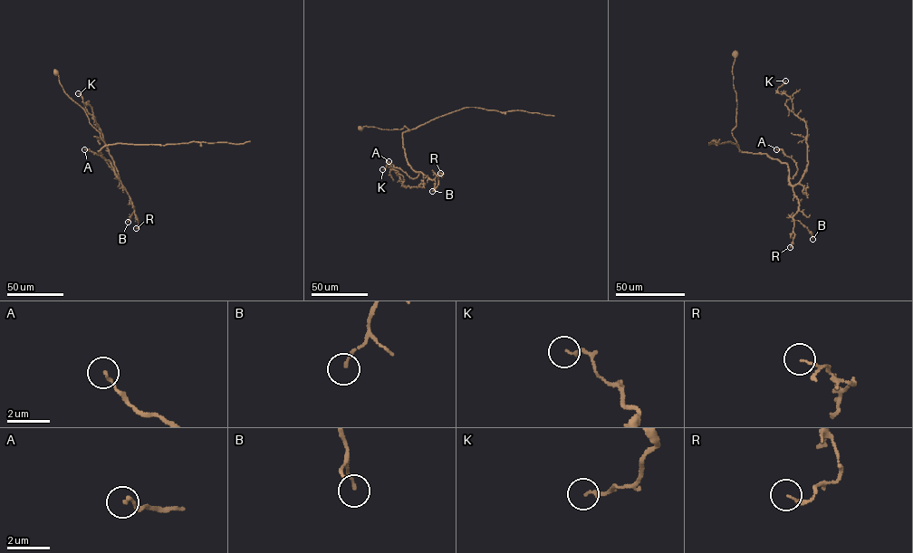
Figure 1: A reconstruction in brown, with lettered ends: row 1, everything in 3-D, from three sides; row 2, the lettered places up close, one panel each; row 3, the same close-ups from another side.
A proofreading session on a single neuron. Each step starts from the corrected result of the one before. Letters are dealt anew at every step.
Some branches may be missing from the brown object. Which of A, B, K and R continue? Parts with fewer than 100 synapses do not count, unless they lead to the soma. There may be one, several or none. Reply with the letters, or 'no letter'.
no letter

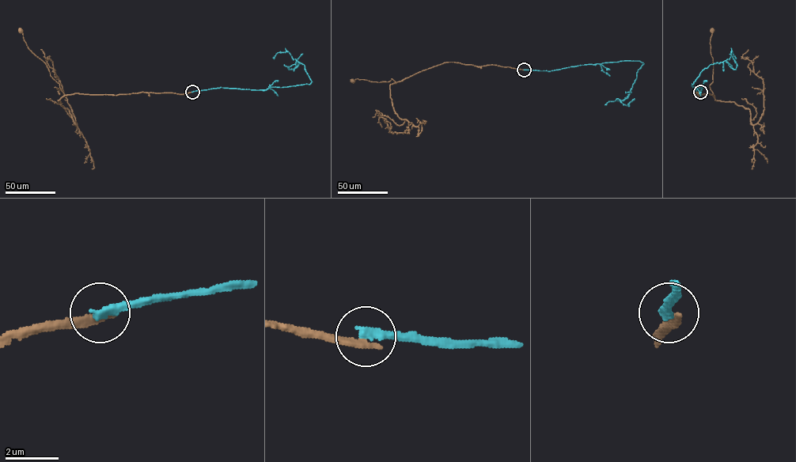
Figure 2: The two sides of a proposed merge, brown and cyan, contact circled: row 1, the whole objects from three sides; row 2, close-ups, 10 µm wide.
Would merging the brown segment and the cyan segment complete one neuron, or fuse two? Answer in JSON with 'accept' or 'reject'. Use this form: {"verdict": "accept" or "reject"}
{"verdict": "reject"}

